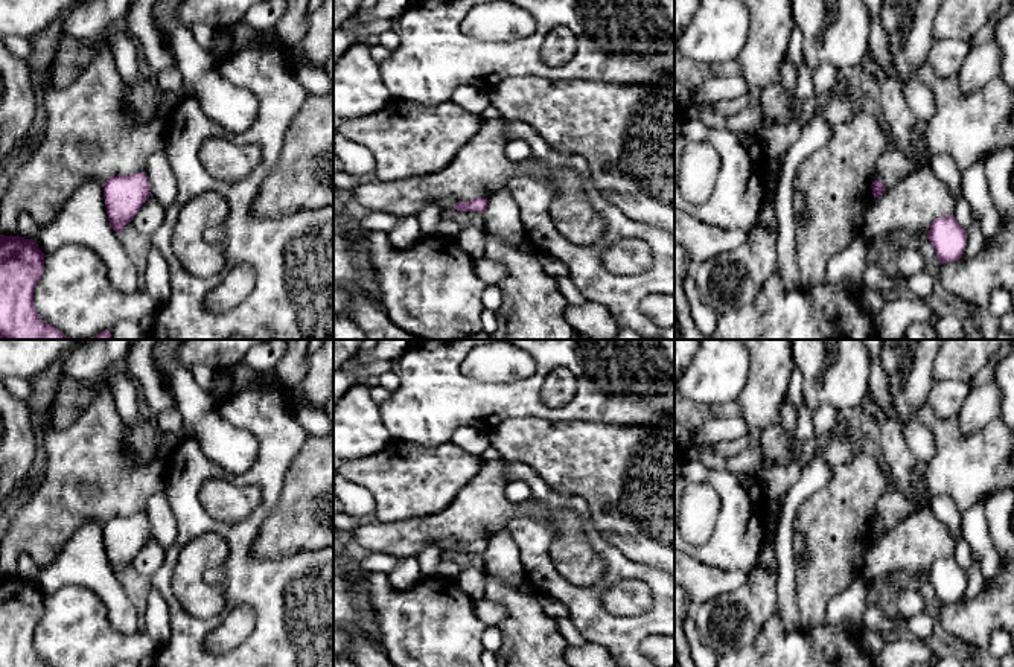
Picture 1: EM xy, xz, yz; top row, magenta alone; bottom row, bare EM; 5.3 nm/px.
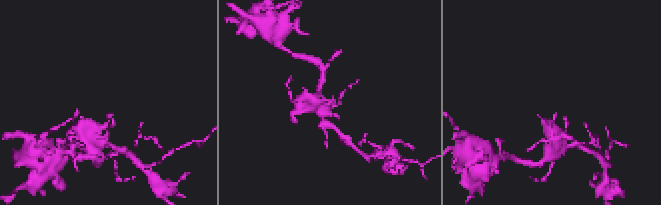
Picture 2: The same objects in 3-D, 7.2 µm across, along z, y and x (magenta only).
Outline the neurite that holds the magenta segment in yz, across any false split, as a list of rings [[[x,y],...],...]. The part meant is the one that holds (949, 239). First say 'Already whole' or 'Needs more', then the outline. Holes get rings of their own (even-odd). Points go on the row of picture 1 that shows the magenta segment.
Already whole. [[[953,215],[936,218],[930,225],[927,239],[941,263],[961,259],[967,247],[967,233]]]

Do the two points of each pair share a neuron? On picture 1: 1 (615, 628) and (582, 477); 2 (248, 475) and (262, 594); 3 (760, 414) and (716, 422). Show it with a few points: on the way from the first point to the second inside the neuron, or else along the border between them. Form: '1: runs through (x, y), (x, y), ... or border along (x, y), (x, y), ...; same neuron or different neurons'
1: border along (564, 494), (586, 503), (594, 532), (612, 545); different neurons
2: runs through (267, 500), (264, 510), (242, 535), (242, 564); same neuron
3: border along (731, 410), (743, 419), (748, 436); different neurons

